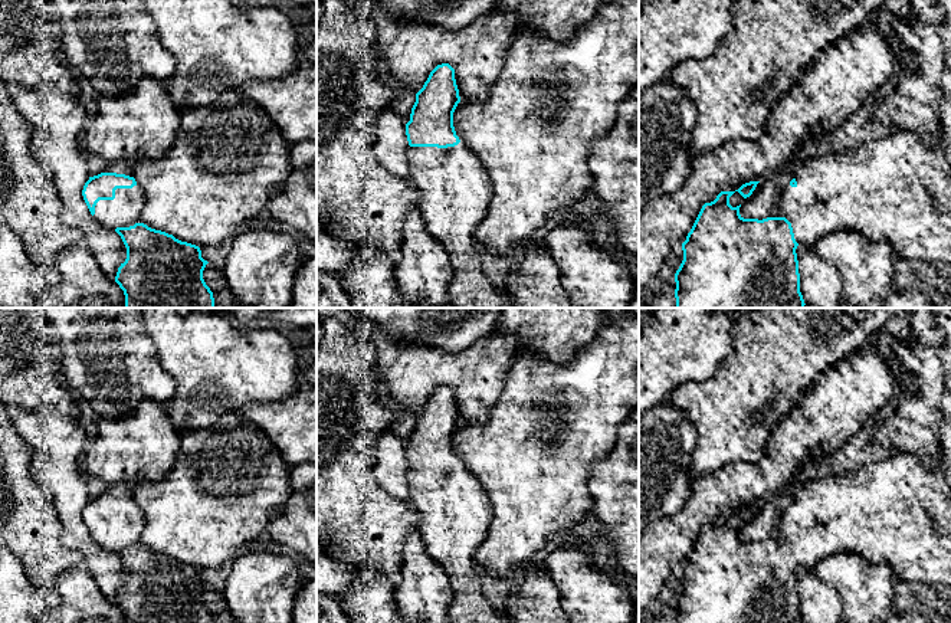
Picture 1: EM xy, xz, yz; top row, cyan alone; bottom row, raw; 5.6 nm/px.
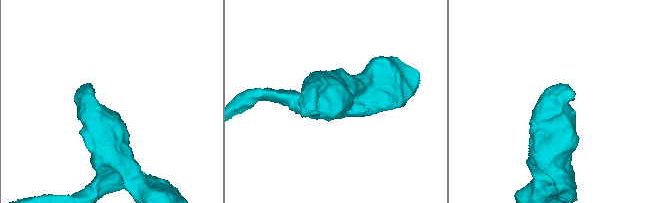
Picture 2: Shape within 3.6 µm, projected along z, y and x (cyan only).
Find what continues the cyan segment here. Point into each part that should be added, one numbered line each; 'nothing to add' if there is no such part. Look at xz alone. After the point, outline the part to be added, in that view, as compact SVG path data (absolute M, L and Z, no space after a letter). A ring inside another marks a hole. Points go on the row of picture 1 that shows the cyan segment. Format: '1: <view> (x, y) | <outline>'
1: xz (455, 187) | M456 132L460 142L455 147L410 147L410 181L422 193L419 203L420 214L429 233L445 247L453 268L453 279L447 288L449 301L455 308L514 308L512 301L498 291L485 276L481 256L476 250L475 230L486 216L492 197L492 183L481 160L473 154L463 138Z

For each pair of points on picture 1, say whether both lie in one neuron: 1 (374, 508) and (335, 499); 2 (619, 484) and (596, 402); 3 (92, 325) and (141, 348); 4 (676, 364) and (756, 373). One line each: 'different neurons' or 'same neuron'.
1: same neuron
2: different neurons
3: same neuron
4: different neurons

